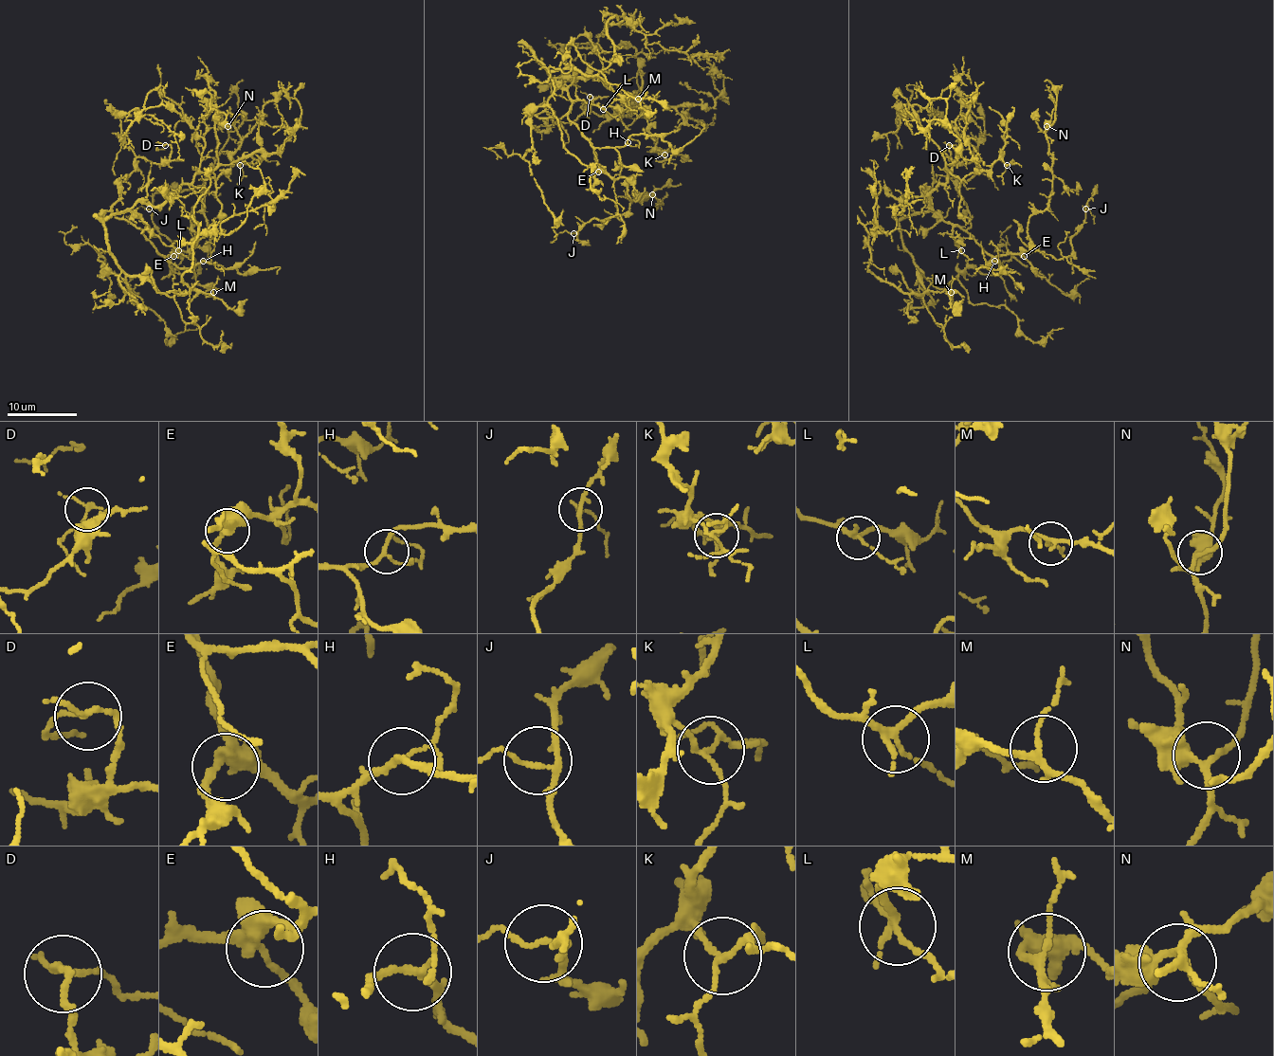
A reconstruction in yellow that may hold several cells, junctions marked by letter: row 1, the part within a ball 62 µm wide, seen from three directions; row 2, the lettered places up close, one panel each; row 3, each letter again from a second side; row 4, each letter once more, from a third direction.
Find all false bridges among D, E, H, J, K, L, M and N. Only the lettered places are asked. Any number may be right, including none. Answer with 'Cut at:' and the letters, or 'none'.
Cut at: none

